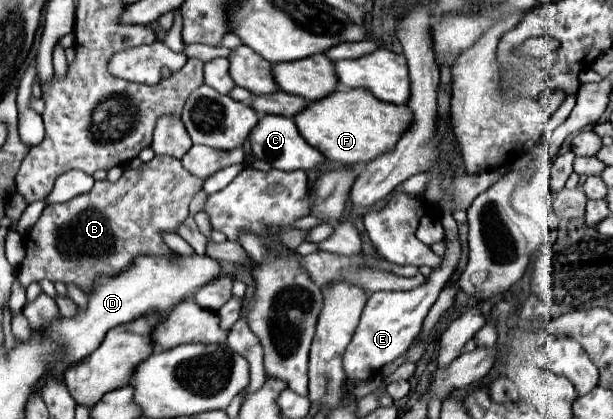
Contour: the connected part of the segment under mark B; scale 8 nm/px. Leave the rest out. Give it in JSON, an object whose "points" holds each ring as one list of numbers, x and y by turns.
{"points":[[155,156,151,162,145,162,141,168,125,168,119,182,95,182,93,190,81,196,75,196,63,204,49,204,37,224,25,236,25,250,27,256,19,266,17,282,19,286,27,288,31,282,63,282,75,284,83,292,93,288,93,282,99,274,103,276,117,276,131,262,139,256,169,256,173,258,175,252,163,242,163,232,177,232,177,228,189,216,189,202,191,198,203,188,203,178,189,174,181,160,169,156]]}

